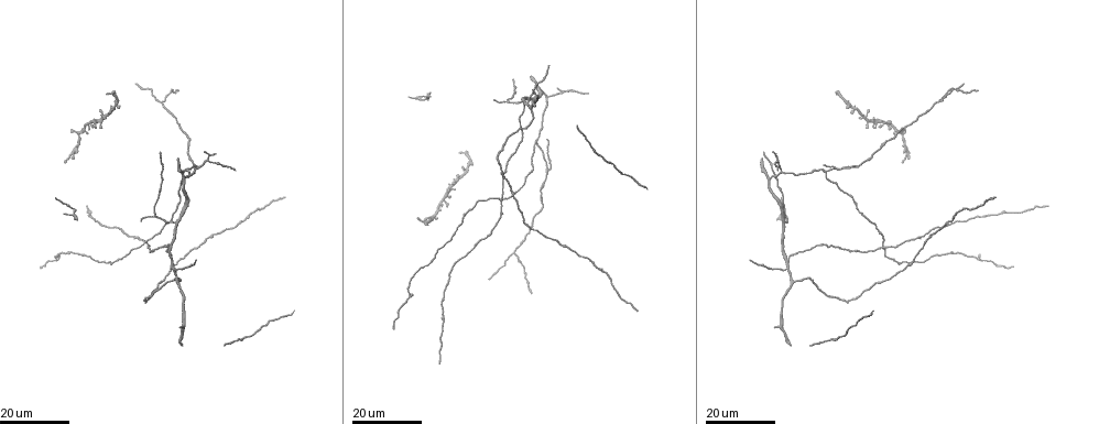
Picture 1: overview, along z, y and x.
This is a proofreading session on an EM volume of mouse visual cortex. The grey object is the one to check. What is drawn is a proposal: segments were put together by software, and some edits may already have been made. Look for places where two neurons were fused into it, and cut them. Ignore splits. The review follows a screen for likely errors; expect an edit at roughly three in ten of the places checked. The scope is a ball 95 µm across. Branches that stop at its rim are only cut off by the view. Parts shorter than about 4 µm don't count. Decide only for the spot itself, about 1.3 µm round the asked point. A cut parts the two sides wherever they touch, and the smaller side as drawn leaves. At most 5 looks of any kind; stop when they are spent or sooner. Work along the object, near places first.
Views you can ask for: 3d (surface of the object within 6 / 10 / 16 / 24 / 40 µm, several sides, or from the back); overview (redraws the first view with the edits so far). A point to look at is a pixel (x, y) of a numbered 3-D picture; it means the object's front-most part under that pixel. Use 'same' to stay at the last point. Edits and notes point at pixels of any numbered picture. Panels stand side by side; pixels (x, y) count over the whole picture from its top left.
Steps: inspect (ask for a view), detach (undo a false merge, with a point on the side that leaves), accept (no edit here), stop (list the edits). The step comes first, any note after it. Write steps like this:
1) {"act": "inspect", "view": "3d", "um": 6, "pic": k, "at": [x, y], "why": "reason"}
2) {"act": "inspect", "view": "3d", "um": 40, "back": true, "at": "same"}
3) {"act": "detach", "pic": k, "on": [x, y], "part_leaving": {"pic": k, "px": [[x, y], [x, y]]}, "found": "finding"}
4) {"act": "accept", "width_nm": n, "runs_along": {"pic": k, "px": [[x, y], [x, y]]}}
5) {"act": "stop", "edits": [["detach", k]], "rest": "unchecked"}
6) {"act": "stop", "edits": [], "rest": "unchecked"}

{"act": "inspect", "view": "3d", "um": 16, "pic": 1, "at": [787, 259]}

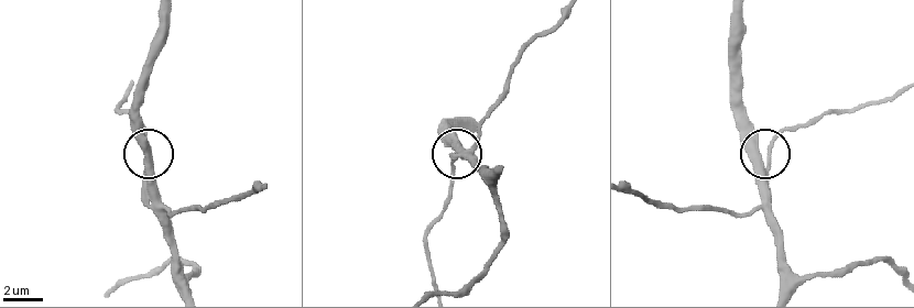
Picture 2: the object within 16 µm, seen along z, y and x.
{"act": "inspect", "view": "3d", "um": 6, "pic": 2, "at": [769, 153], "why": "zoom in"}

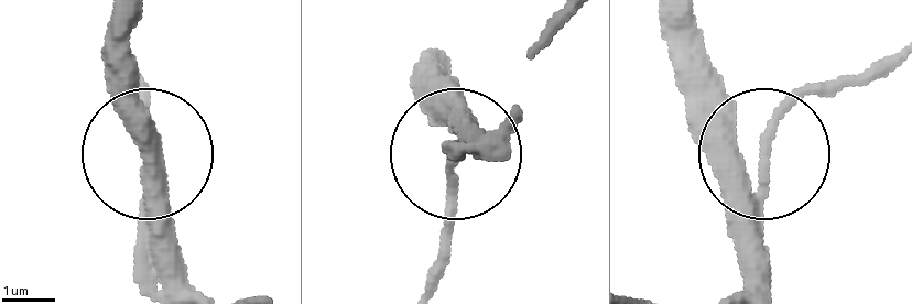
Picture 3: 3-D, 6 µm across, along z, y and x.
{"act": "accept", "side_arm_um": 107, "runs_along": {"pic": 3, "px": [[696, 21], [709, 112], [758, 165], [758, 284]]}, "found": "continuous, no second neuron"}

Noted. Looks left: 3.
{"act": "inspect", "view": "3d", "um": 16, "pic": 1, "at": [782, 224], "why": "three-way junction"}

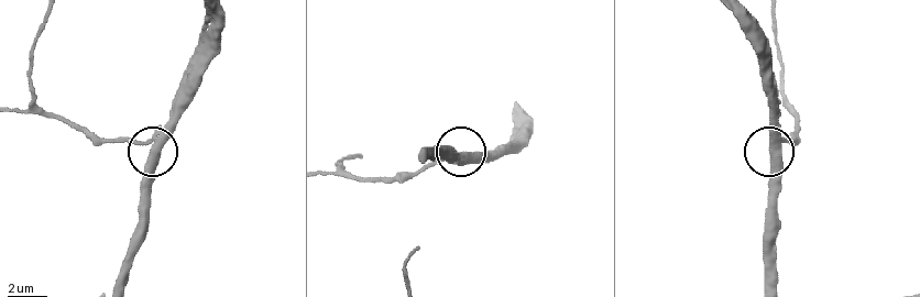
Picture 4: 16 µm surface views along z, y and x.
{"act": "inspect", "view": "3d", "um": 10, "pic": 4, "at": [149, 145]}

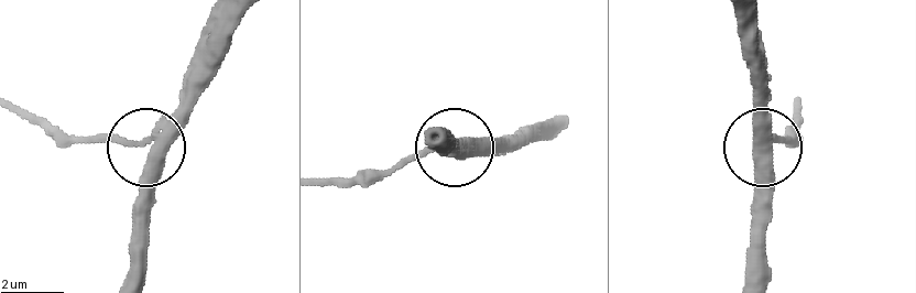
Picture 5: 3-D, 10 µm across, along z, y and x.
{"act": "accept", "side_arm_um": 41, "found": "continuous, no second neuron"}

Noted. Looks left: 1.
{"act": "stop", "edits": [], "rest": "unchecked"}

